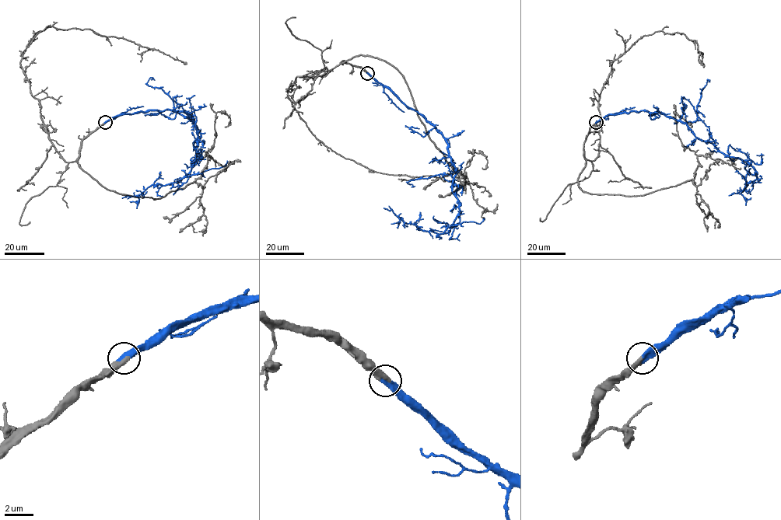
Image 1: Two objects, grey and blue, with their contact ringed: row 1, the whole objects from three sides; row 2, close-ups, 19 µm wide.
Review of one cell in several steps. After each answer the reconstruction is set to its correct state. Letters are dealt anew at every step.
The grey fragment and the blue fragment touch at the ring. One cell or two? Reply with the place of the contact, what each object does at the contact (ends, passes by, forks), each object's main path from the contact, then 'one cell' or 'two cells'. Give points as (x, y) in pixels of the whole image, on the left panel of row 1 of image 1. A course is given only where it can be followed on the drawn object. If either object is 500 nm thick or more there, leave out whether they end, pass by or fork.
at (105, 122); grey ends there; blue ends there; grey runs (105, 122), (82, 140), (75, 161), (56, 150), (20, 64), (36, 33), (51, 26), (89, 29), (187, 64); blue runs (105, 122), (173, 109), (195, 125), (201, 158), (190, 171), (122, 197); one cell

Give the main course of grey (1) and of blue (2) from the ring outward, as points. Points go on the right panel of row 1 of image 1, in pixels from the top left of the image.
1: (596, 122), (583, 145), (593, 161), (604, 84), (645, 35), (683, 33), (703, 67)
2: (596, 122), (608, 114), (642, 110), (680, 120), (696, 137), (754, 169), (754, 183), (730, 195)

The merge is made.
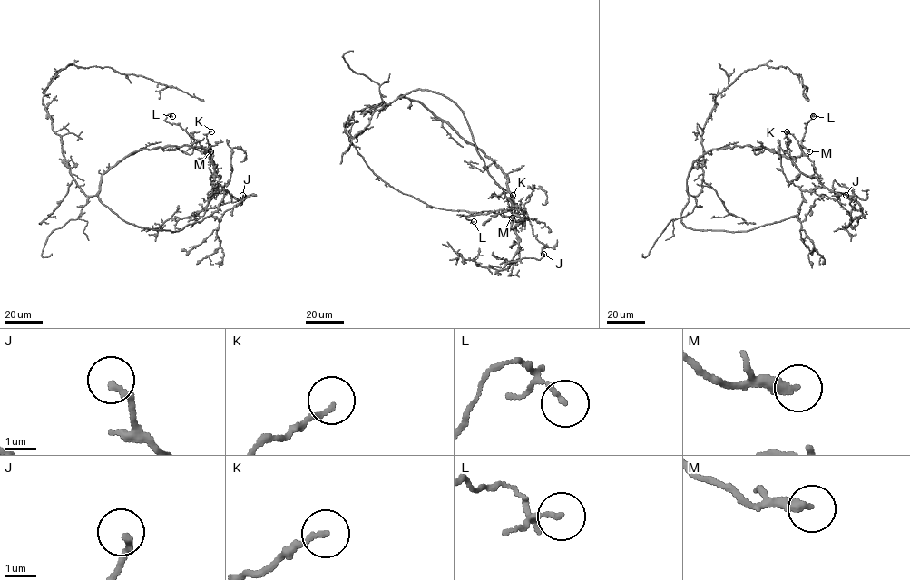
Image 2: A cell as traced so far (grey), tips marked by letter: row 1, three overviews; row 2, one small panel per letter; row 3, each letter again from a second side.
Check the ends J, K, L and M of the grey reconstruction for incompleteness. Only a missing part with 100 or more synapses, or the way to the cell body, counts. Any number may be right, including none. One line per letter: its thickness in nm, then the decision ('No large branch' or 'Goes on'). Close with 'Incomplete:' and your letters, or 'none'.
J: Thickness 220 nm. No large branch
K: Thickness 150 nm. No large branch
L: Thickness 90 nm. No large branch
M: Thickness 320 nm. No large branch
Incomplete: none

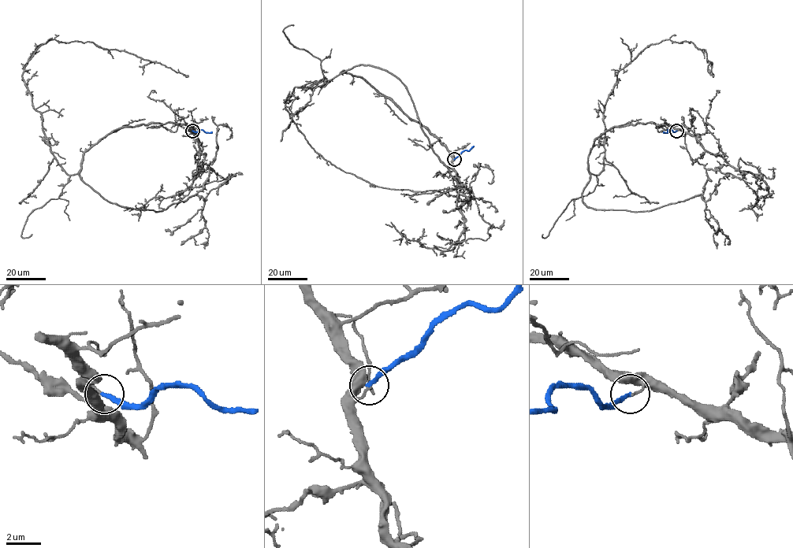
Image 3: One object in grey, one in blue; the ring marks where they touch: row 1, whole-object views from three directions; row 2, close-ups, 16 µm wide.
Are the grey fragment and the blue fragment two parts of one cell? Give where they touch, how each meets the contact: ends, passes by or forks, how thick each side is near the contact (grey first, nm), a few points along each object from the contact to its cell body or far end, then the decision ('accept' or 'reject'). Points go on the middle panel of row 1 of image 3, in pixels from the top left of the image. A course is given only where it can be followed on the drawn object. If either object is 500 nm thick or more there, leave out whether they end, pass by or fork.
at (454, 159); grey ends there; blue ends there; 120 nm thick on the grey side, 240 nm on the other; grey runs (454, 159), (344, 70), (284, 100), (307, 143), (336, 168), (381, 187), (450, 195); blue runs (454, 159), (474, 146); reject

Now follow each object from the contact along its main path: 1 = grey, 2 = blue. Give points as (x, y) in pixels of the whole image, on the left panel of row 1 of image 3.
1: (192, 131), (170, 122), (116, 128), (68, 175), (22, 73), (53, 39), (124, 50), (188, 76)
2: (192, 131), (212, 132)

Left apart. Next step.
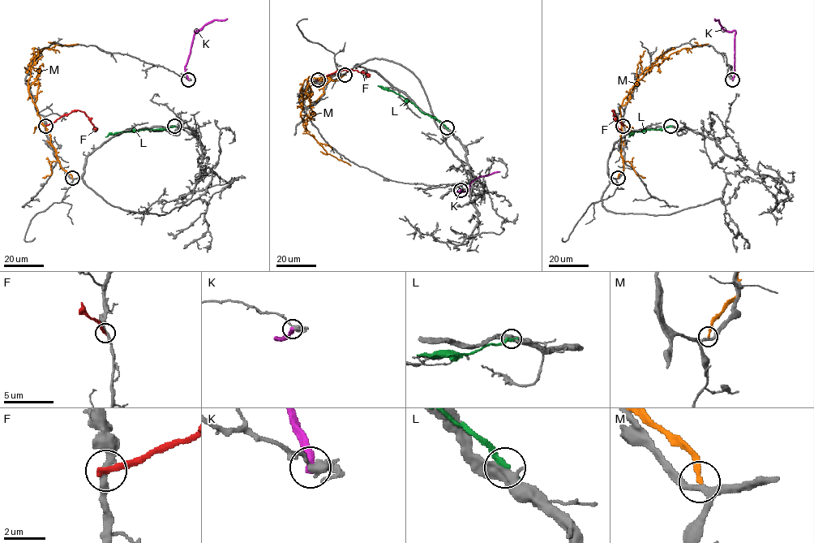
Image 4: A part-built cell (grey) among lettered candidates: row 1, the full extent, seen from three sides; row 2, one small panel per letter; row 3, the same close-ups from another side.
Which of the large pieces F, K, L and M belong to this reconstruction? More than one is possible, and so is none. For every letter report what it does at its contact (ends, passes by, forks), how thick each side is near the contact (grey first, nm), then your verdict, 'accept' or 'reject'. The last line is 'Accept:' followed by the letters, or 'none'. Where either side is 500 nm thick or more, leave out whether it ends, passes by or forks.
F: it ends | 280/300 nm | reject
K: it ends | 380/420 nm | reject
L: it ends | 440/300 nm | reject
M: it ends | 280/200 nm | reject
Accept: none

